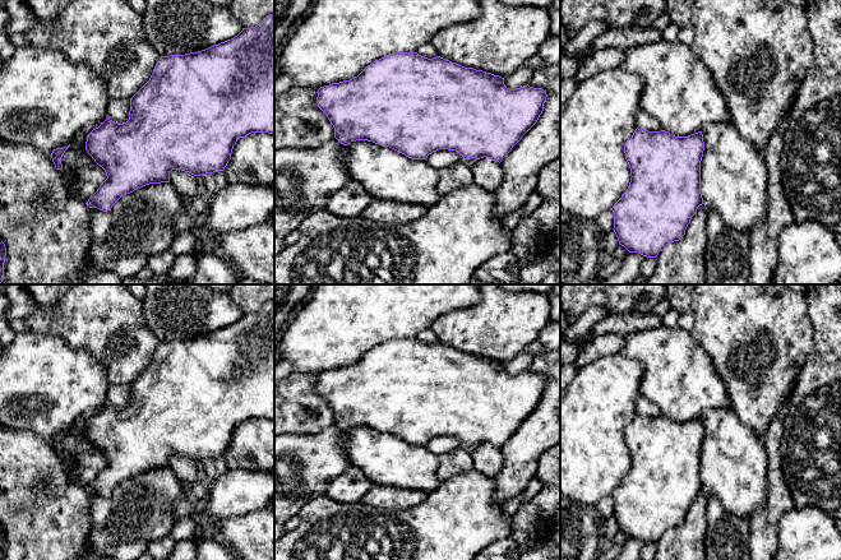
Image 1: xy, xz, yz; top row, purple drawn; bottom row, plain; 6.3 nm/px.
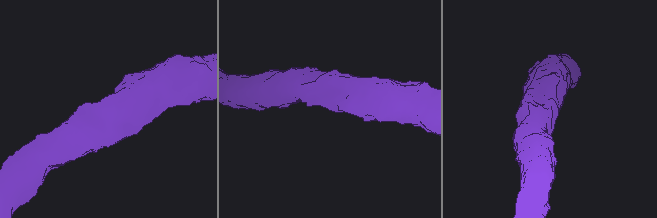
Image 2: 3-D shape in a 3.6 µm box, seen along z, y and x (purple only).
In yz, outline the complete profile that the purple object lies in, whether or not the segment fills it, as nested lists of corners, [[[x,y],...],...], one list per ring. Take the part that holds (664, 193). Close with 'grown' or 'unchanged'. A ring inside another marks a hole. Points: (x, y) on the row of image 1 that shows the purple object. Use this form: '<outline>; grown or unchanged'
[[[733,122],[706,124],[704,128],[688,136],[675,136],[669,131],[648,131],[636,129],[624,144],[625,159],[630,168],[630,182],[621,198],[611,208],[614,232],[619,245],[629,253],[656,258],[666,245],[679,241],[685,235],[699,205],[712,208],[724,225],[735,231],[747,231],[764,219],[767,209],[767,167],[755,145],[744,139]]]; grown

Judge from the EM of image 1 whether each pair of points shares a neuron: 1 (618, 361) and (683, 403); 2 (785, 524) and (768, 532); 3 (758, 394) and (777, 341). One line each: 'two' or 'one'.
1: two
2: two
3: one

